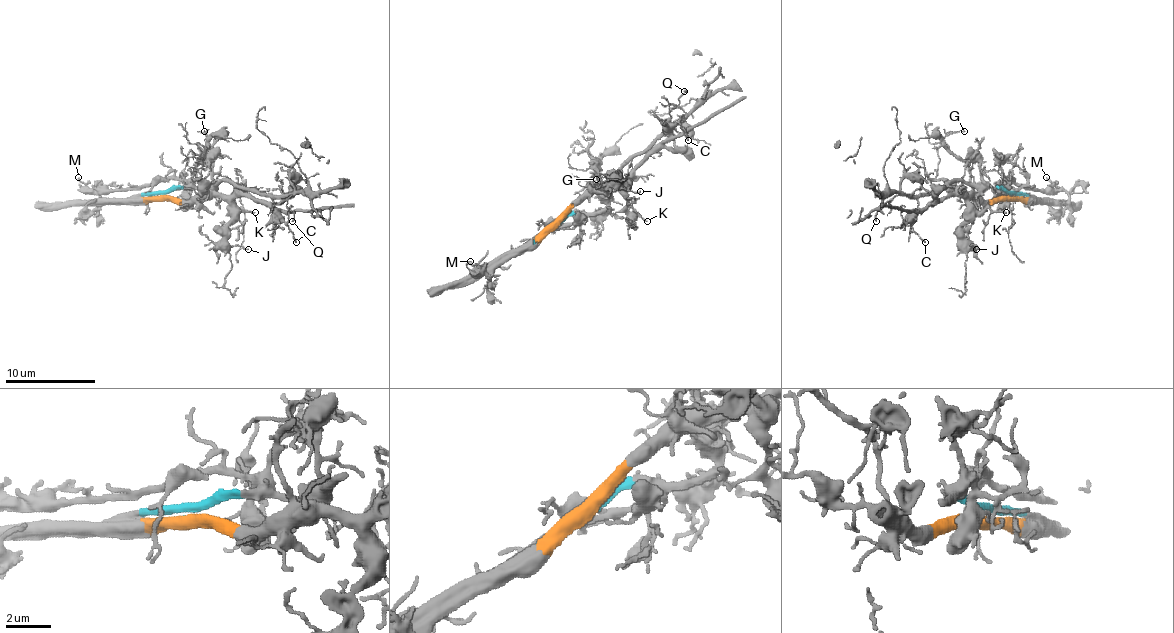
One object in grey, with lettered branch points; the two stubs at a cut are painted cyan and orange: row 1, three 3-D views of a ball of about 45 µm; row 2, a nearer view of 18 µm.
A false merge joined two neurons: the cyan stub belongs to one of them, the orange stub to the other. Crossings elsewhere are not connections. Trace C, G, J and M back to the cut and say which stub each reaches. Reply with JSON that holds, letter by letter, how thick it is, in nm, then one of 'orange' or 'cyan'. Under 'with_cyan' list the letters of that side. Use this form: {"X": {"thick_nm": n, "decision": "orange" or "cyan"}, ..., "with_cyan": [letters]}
{"C": {"thick_nm": 120, "decision": "orange"}, "G": {"thick_nm": 100, "decision": "orange"}, "J": {"thick_nm": 110, "decision": "orange"}, "M": {"thick_nm": 130, "decision": "cyan"}, "with_cyan": ["M"]}

